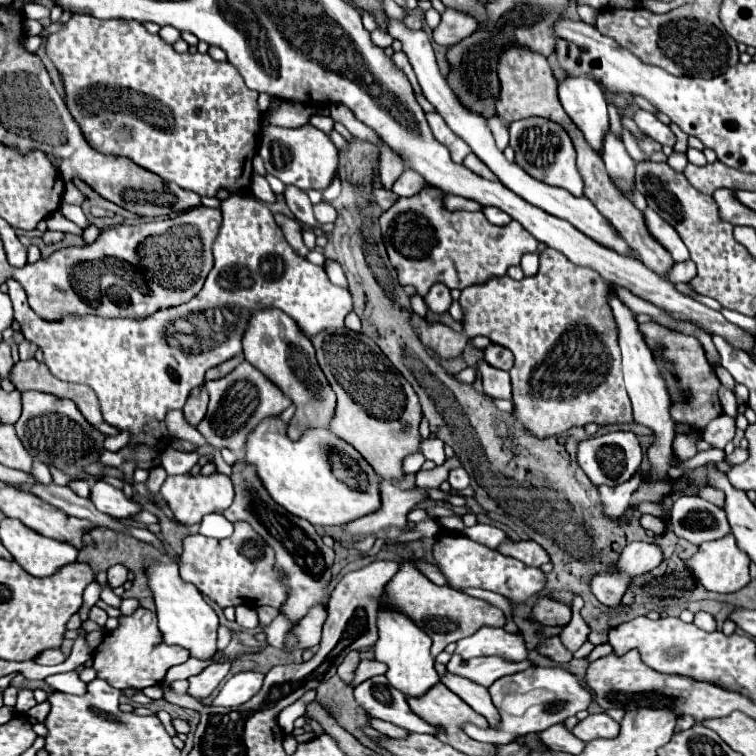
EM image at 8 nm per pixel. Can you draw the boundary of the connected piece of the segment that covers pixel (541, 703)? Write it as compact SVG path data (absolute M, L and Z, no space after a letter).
M529 667L525 671L505 675L489 687L489 693L493 705L501 715L499 725L481 729L471 723L465 723L461 729L471 739L493 743L493 745L507 745L517 737L525 737L529 733L541 733L551 725L563 723L567 717L587 709L589 703L593 701L593 695L585 689L585 683L561 667Z

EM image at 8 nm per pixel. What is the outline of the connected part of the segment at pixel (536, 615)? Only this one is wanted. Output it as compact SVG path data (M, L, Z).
M539 597L529 619L541 625L549 625L549 627L559 627L559 625L563 627L571 621L571 607L549 597Z

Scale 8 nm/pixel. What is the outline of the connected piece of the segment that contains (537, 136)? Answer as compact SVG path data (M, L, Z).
M527 117L527 119L511 123L509 131L511 131L509 145L515 151L517 165L521 165L537 181L567 189L575 197L583 195L583 179L575 165L575 149L573 149L573 143L567 135L567 131L561 125L557 125L549 119L541 119L541 117Z

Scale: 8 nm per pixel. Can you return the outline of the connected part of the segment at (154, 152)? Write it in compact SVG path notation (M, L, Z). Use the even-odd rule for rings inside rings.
M74 14L63 25L57 33L49 35L45 41L45 51L47 57L51 59L51 63L55 65L55 69L59 71L63 85L65 85L65 107L69 109L71 117L75 119L75 123L79 125L83 137L87 139L87 143L97 149L103 155L117 155L117 157L127 157L131 159L135 165L141 165L143 169L159 175L165 181L173 181L183 189L195 191L199 195L207 195L213 197L213 193L217 193L219 189L227 189L229 193L251 193L251 177L253 177L253 169L251 169L251 161L257 155L257 139L261 135L261 111L257 107L257 91L247 89L247 85L243 83L243 77L239 75L239 71L231 65L231 63L219 63L213 61L209 55L201 55L201 53L177 53L169 43L165 43L159 35L151 35L139 21L111 19L99 20L90 15ZM127 26L127 31L122 31L121 27Z

